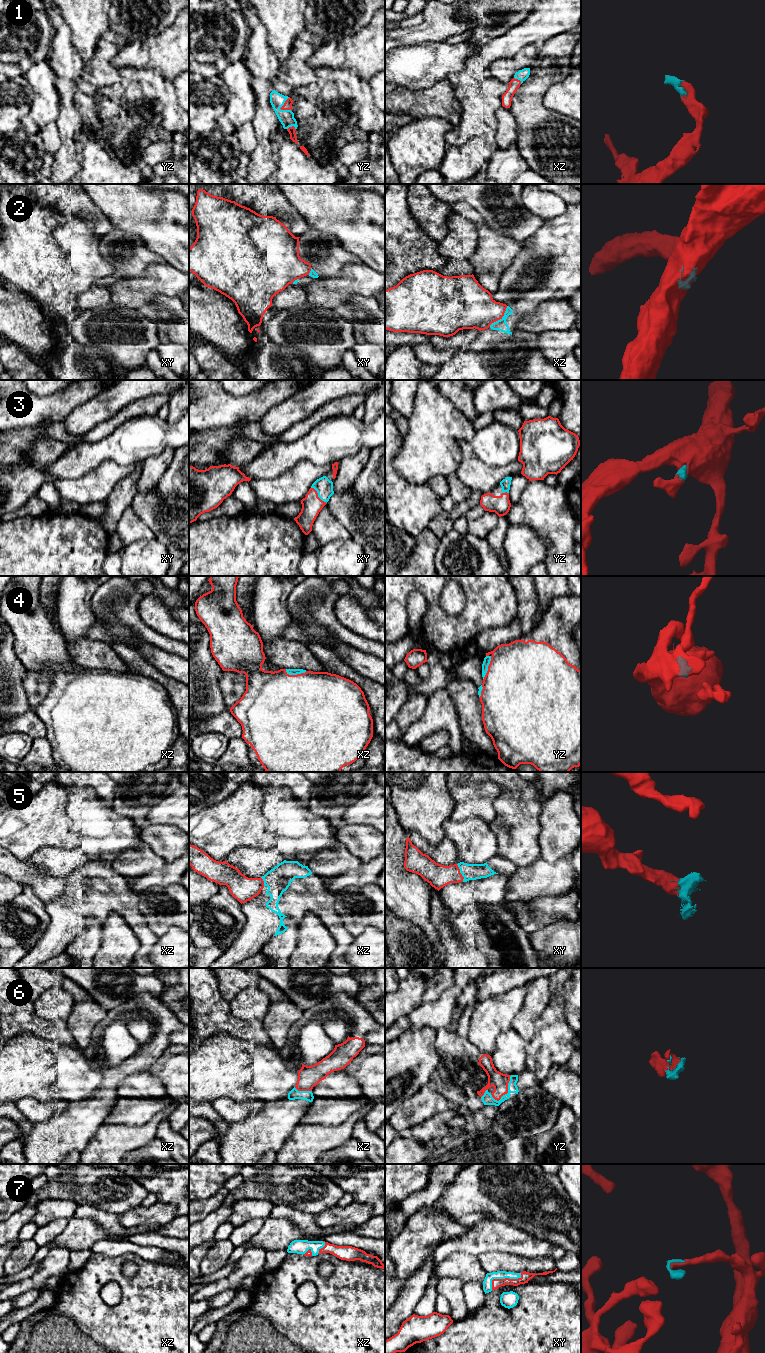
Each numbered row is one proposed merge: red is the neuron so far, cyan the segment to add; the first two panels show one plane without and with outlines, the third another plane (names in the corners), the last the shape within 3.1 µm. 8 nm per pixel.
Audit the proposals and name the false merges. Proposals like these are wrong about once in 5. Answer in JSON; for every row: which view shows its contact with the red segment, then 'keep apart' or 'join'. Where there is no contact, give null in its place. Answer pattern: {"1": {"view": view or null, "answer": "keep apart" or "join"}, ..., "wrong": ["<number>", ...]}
{"1": {"view": "yz", "answer": "join"}, "2": {"view": "xz", "answer": "keep apart"}, "3": {"view": "xy", "answer": "join"}, "4": {"view": "xz", "answer": "join"}, "5": {"view": "xy", "answer": "join"}, "6": {"view": "yz", "answer": "join"}, "7": {"view": "xy", "answer": "join"}, "wrong": ["2"]}

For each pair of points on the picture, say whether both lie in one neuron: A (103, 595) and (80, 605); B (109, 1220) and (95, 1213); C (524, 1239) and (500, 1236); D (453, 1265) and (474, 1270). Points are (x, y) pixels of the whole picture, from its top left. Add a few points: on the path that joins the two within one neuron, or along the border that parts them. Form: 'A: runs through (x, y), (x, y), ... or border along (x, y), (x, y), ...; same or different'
A: border along (99, 586), (91, 599), (91, 611), (96, 621); different
B: runs through (106, 1220), (98, 1216); same
C: runs through (518, 1239), (506, 1238); same
D: runs through (458, 1265), (469, 1269); same

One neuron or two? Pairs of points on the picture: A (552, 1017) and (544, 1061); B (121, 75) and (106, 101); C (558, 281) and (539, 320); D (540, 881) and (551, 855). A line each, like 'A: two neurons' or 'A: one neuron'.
A: one neuron
B: two neurons
C: two neurons
D: two neurons

